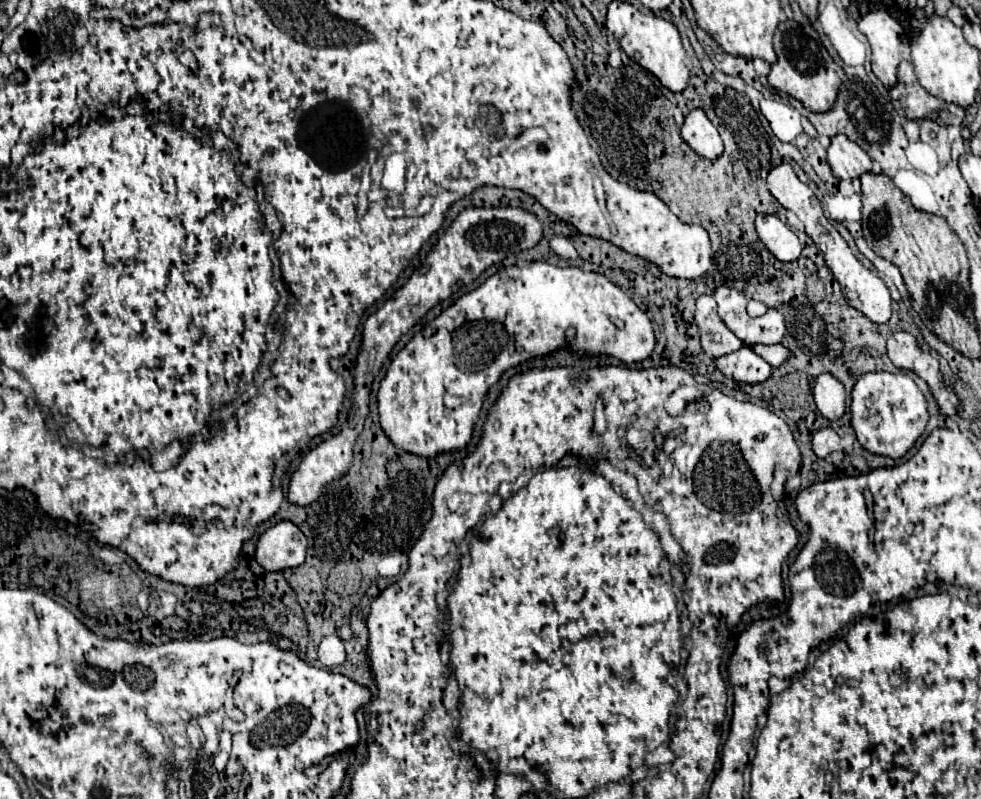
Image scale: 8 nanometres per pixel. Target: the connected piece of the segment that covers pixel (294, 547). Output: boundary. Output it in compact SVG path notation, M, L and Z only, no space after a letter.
M283 520L259 538L255 558L265 570L275 572L301 566L305 562L305 552L307 536L303 536L293 522Z

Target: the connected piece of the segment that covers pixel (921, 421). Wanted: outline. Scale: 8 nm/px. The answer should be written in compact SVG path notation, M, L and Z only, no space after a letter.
M863 374L857 380L851 398L851 424L855 428L857 440L871 454L883 454L889 458L905 456L929 422L927 400L907 374Z

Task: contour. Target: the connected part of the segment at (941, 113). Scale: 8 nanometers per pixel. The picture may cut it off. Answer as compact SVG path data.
M901 62L899 64L899 74L897 74L897 84L889 90L889 96L893 100L899 100L905 116L909 120L923 120L931 118L943 126L961 126L965 118L965 110L959 108L957 104L947 104L945 100L939 100L931 96L917 80L913 72L911 62Z

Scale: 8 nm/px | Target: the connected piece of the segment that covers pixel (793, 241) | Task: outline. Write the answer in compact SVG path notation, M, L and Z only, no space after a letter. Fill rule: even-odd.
M759 214L755 220L757 234L761 242L767 246L767 250L781 262L793 262L799 258L803 246L797 238L797 234L781 222L773 214Z

